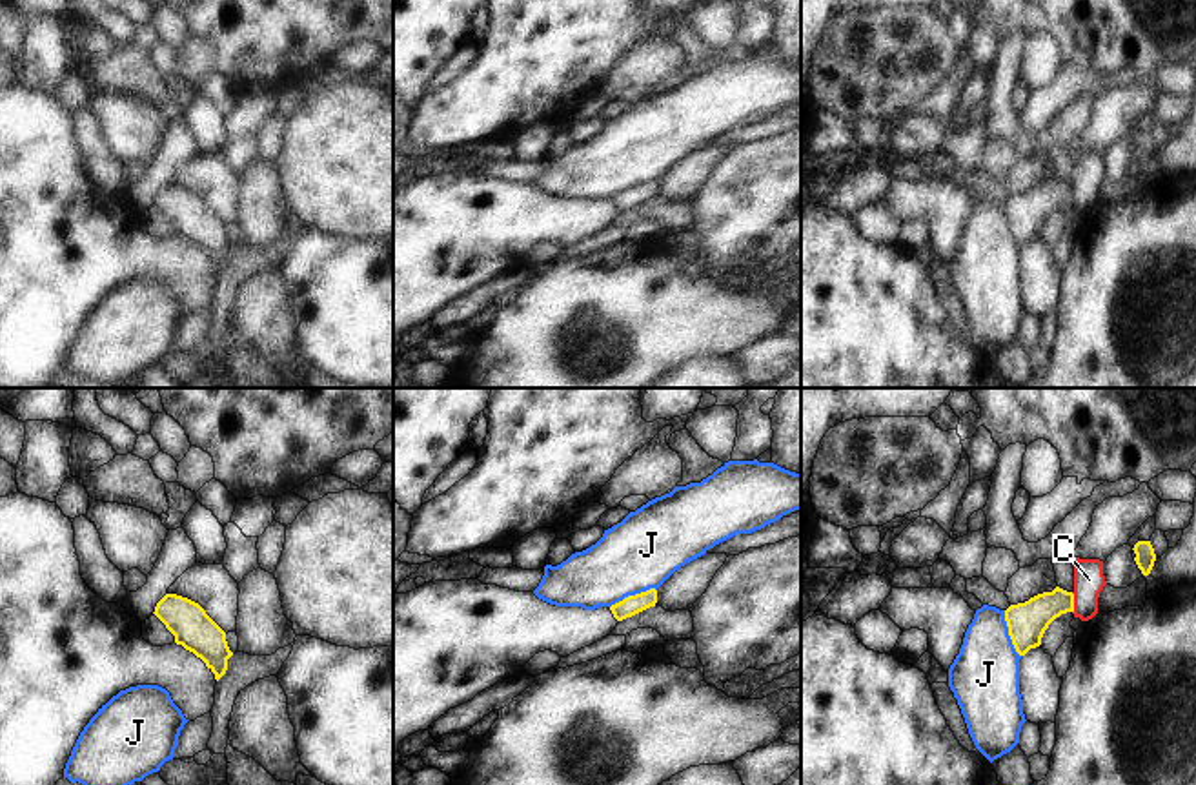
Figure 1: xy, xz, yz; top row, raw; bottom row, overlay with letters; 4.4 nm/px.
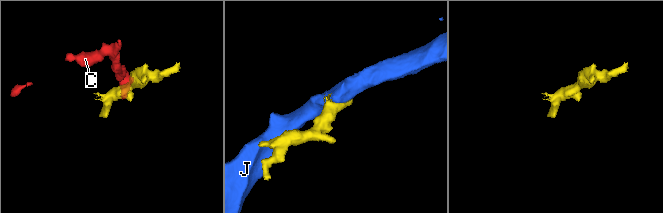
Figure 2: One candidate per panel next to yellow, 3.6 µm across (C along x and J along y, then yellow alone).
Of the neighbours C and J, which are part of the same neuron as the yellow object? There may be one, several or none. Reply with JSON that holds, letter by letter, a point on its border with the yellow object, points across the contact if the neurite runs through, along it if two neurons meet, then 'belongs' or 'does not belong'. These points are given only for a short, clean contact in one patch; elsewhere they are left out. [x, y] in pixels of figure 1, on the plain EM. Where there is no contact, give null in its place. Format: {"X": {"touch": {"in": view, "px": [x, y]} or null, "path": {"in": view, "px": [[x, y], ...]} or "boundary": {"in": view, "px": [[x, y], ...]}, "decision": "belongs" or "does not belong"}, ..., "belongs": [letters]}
{"C": {"touch": {"in": "yz", "px": [1073, 195]}, "boundary": {"in": "yz", "px": [[1071, 184], [1073, 204]]}, "decision": "does not belong"}, "J": {"touch": {"in": "xz", "px": [632, 188]}, "boundary": {"in": "xz", "px": [[656, 181], [628, 186], [610, 199]]}, "decision": "does not belong"}, "belongs": []}

